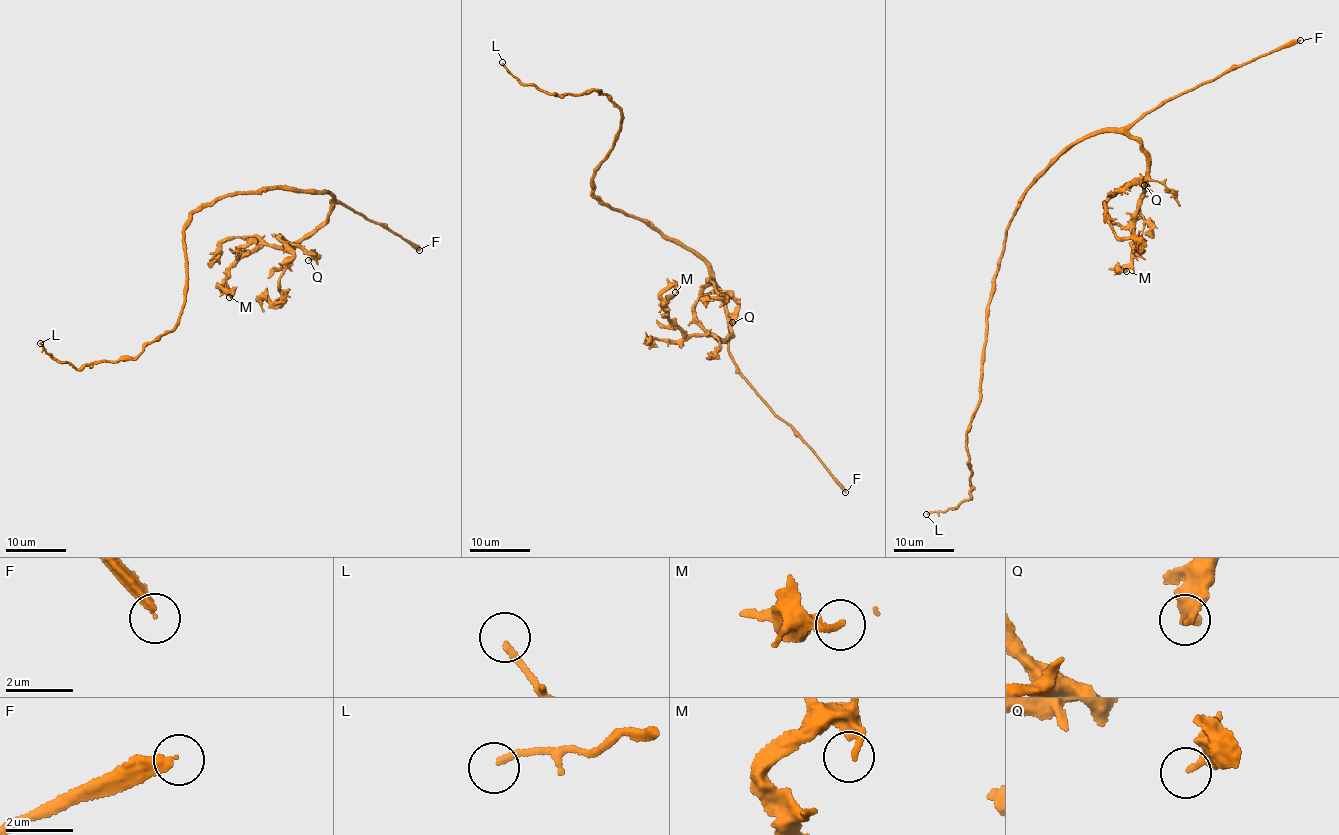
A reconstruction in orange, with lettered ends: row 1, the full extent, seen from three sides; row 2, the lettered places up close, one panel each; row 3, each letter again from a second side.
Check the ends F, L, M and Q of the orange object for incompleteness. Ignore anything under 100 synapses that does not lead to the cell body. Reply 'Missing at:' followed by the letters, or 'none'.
Missing at: F

